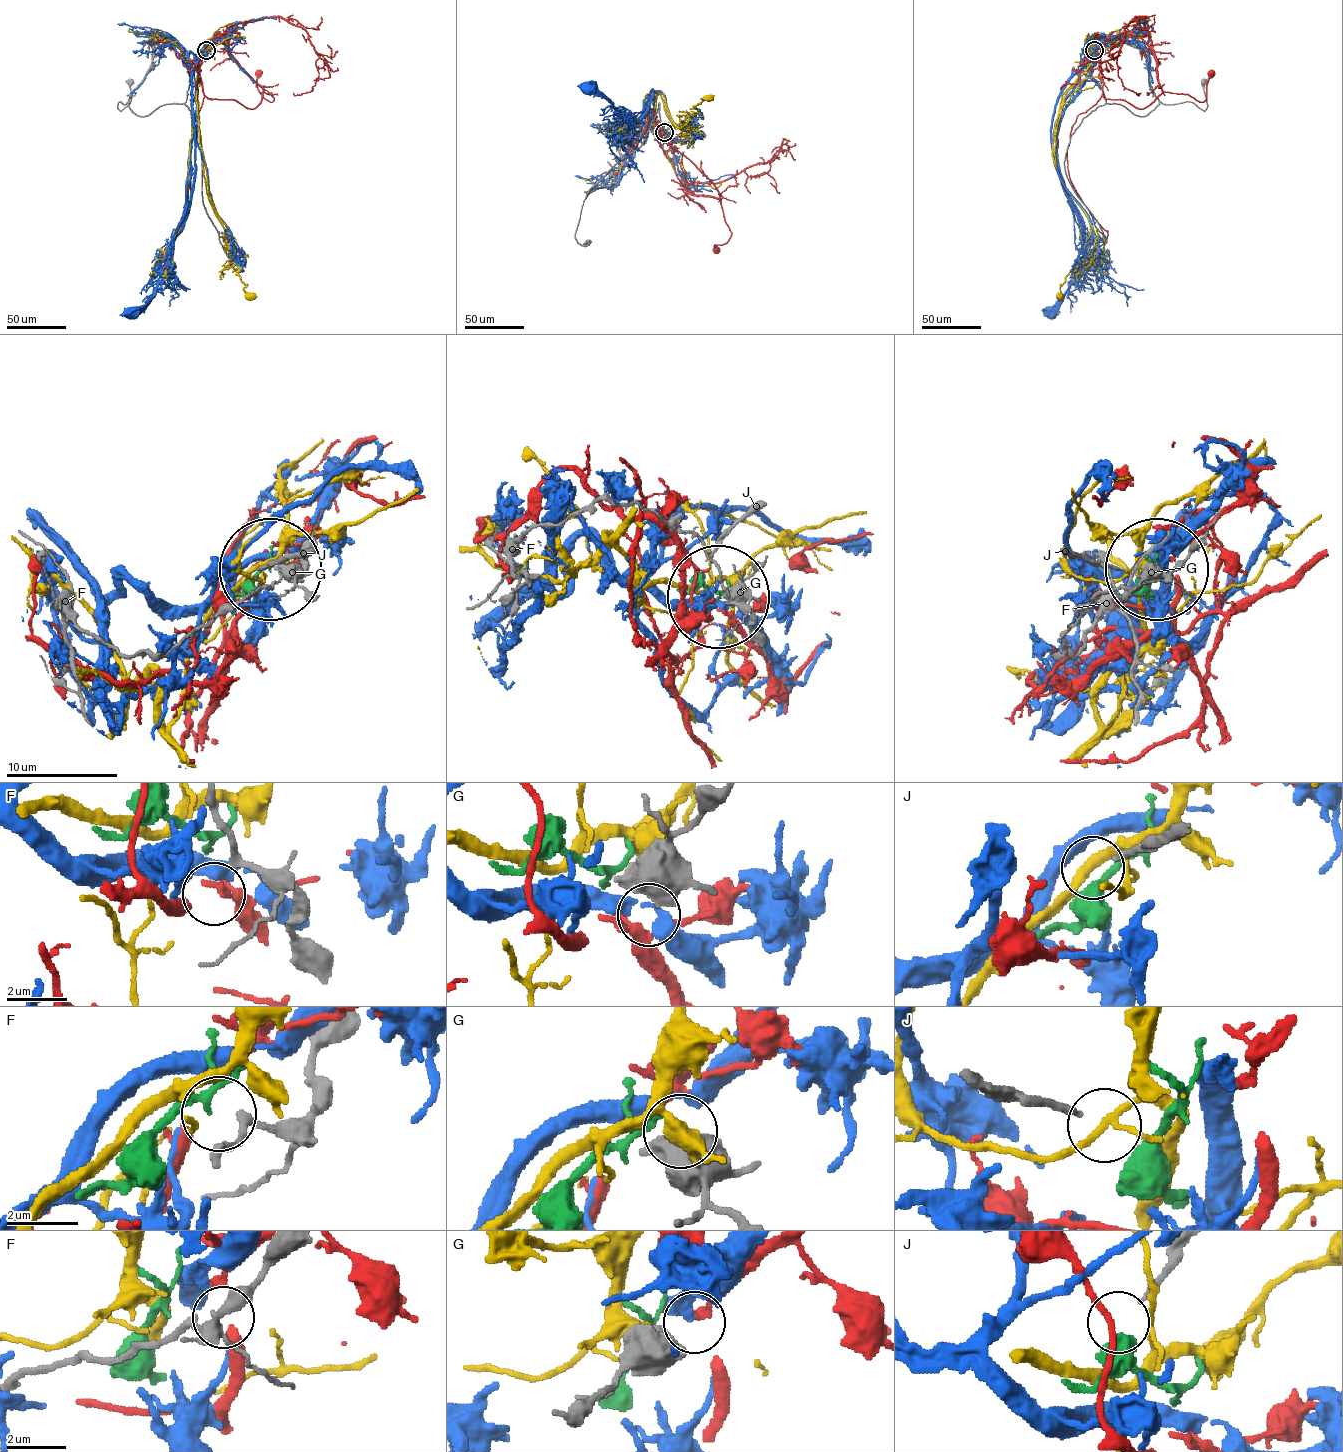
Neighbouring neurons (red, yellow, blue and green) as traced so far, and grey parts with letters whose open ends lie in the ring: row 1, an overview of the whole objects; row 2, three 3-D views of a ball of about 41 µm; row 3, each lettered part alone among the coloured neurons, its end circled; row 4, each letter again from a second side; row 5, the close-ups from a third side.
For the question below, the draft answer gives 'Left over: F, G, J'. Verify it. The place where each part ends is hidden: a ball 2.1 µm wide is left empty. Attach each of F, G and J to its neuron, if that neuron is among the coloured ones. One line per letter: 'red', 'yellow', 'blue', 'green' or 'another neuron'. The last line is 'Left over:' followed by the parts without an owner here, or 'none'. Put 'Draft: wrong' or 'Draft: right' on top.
Draft: wrong
F: another neuron
G: red
J: another neuron
Left over: F, J

